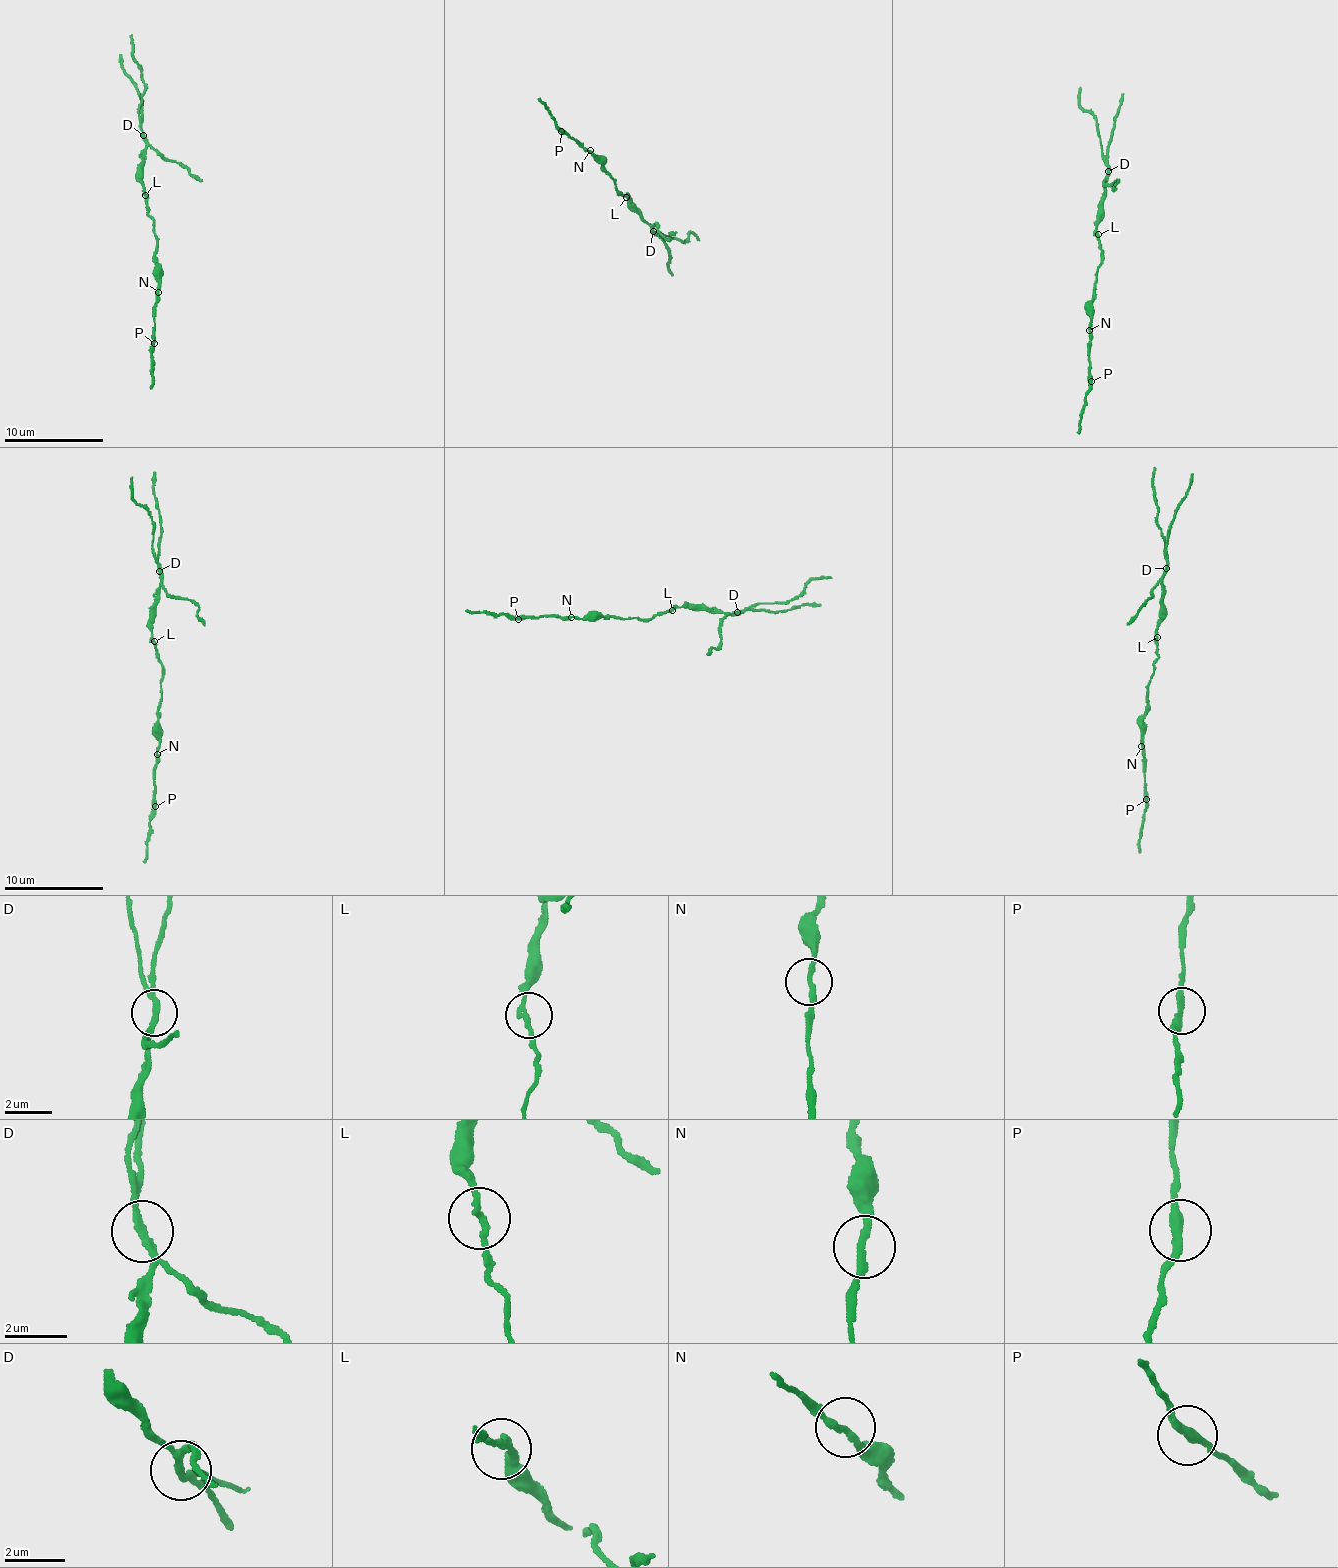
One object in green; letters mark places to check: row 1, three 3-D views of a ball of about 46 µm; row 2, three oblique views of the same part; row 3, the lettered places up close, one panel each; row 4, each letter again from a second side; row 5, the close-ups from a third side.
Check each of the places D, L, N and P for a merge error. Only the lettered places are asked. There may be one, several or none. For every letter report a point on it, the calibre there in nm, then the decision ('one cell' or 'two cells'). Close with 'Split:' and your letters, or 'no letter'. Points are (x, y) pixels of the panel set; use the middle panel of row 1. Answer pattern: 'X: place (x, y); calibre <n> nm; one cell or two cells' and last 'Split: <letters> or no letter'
D: place (653, 231); calibre 240 nm; two cells
L: place (626, 197); calibre 190 nm; one cell
N: place (590, 150); calibre 220 nm; one cell
P: place (561, 131); calibre 280 nm; one cell
Split: D

